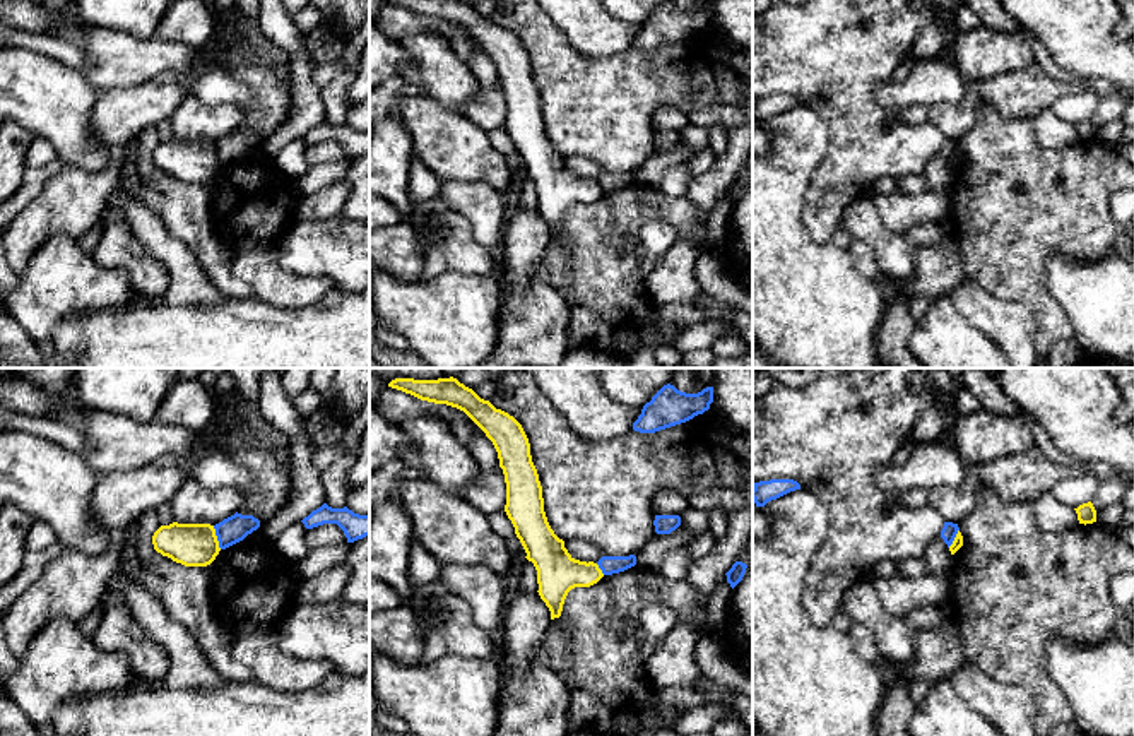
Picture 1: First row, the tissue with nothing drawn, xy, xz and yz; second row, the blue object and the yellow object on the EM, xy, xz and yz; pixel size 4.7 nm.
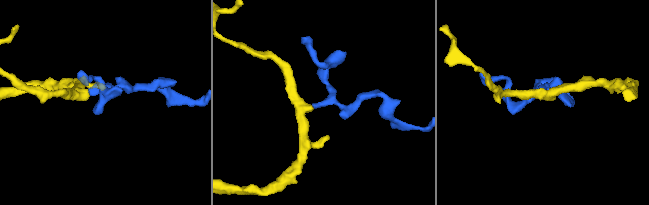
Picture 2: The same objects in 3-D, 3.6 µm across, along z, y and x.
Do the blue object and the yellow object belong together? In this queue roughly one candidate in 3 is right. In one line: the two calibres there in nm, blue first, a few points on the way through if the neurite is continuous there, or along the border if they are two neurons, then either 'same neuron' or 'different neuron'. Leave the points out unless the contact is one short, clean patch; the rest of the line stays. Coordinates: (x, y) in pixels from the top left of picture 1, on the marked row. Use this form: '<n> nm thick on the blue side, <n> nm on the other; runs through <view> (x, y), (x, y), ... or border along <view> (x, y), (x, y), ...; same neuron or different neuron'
130 nm thick on the blue side, 200 nm on the other; border along xy (212, 526), (221, 548); different neuron

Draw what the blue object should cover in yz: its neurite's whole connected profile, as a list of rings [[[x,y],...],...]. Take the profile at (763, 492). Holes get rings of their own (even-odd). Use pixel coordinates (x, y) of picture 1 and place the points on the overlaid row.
[[[770,479],[754,483],[753,500],[756,507],[765,507],[768,502],[777,500],[790,491],[800,490],[794,479]]]

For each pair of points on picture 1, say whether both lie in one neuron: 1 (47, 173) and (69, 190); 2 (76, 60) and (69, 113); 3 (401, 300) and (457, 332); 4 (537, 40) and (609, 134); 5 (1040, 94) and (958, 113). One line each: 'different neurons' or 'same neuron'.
1: different neurons
2: different neurons
3: same neuron
4: same neuron
5: same neuron

